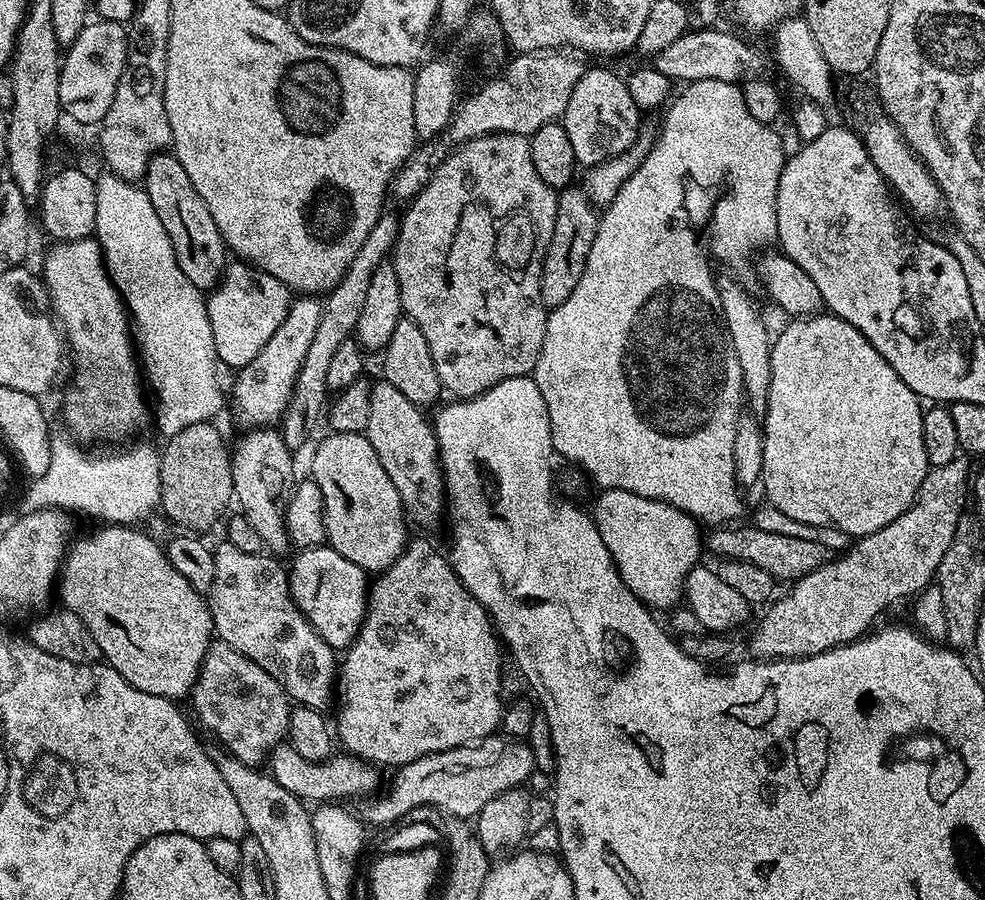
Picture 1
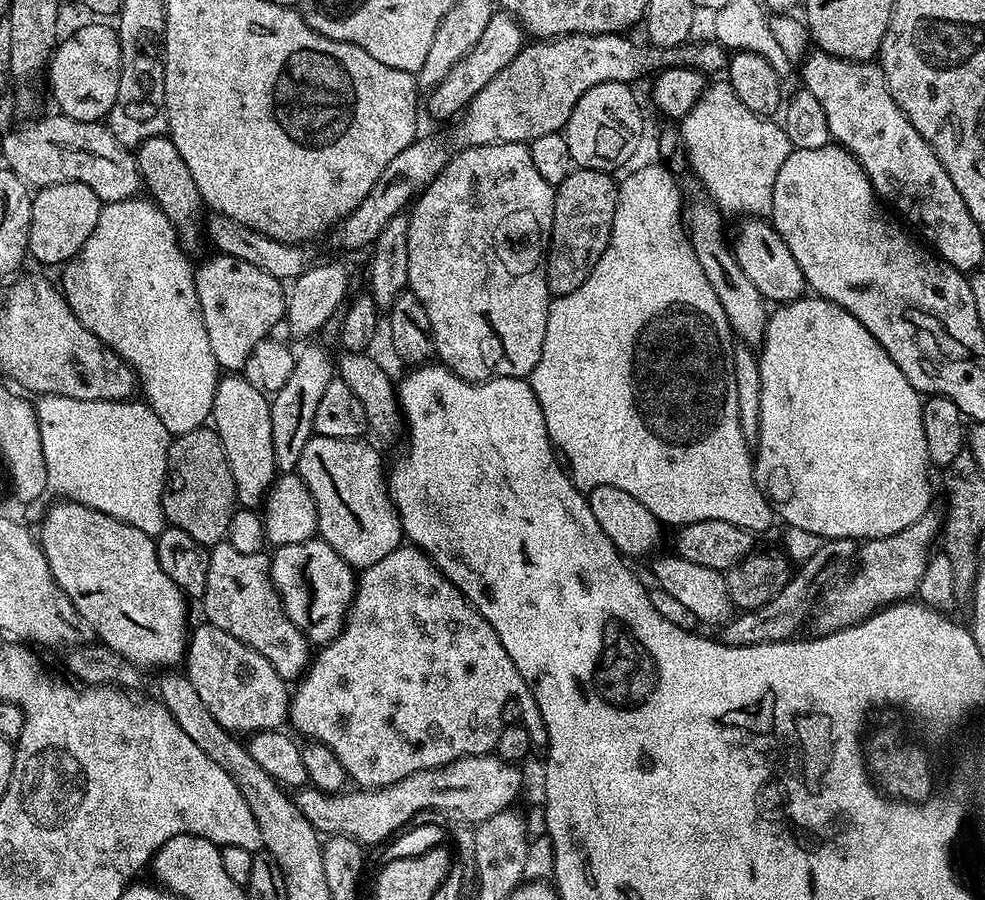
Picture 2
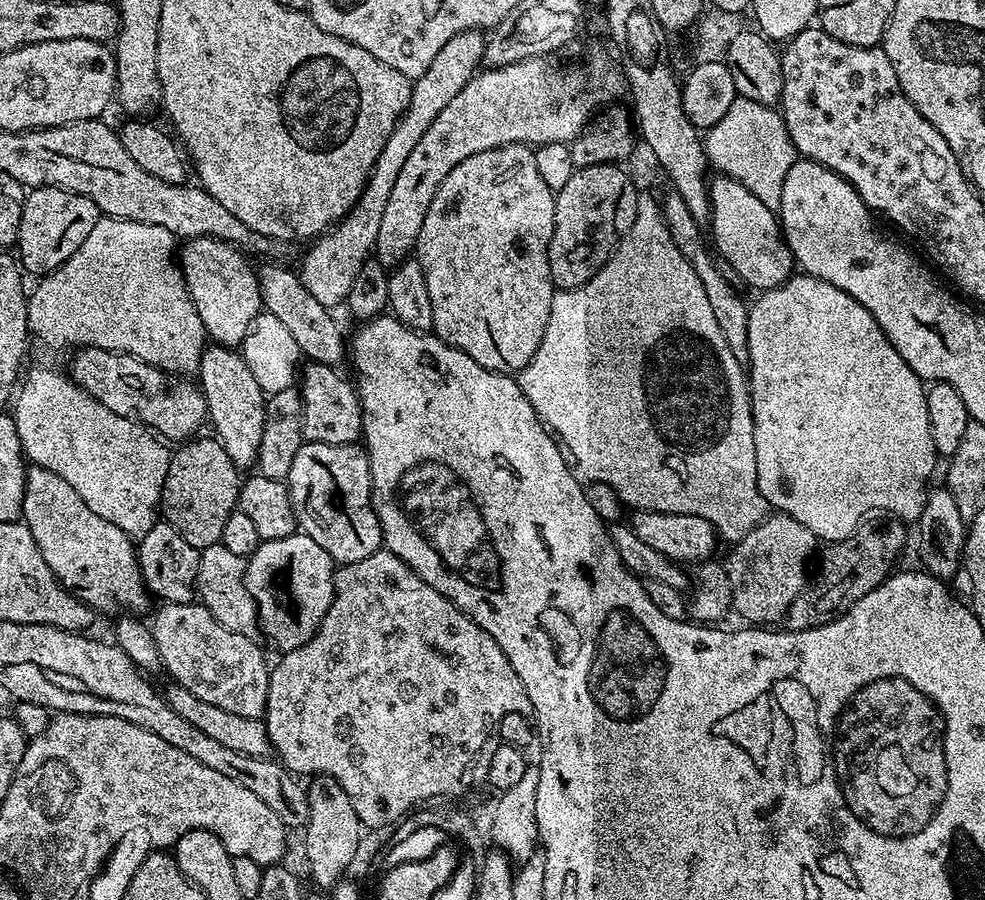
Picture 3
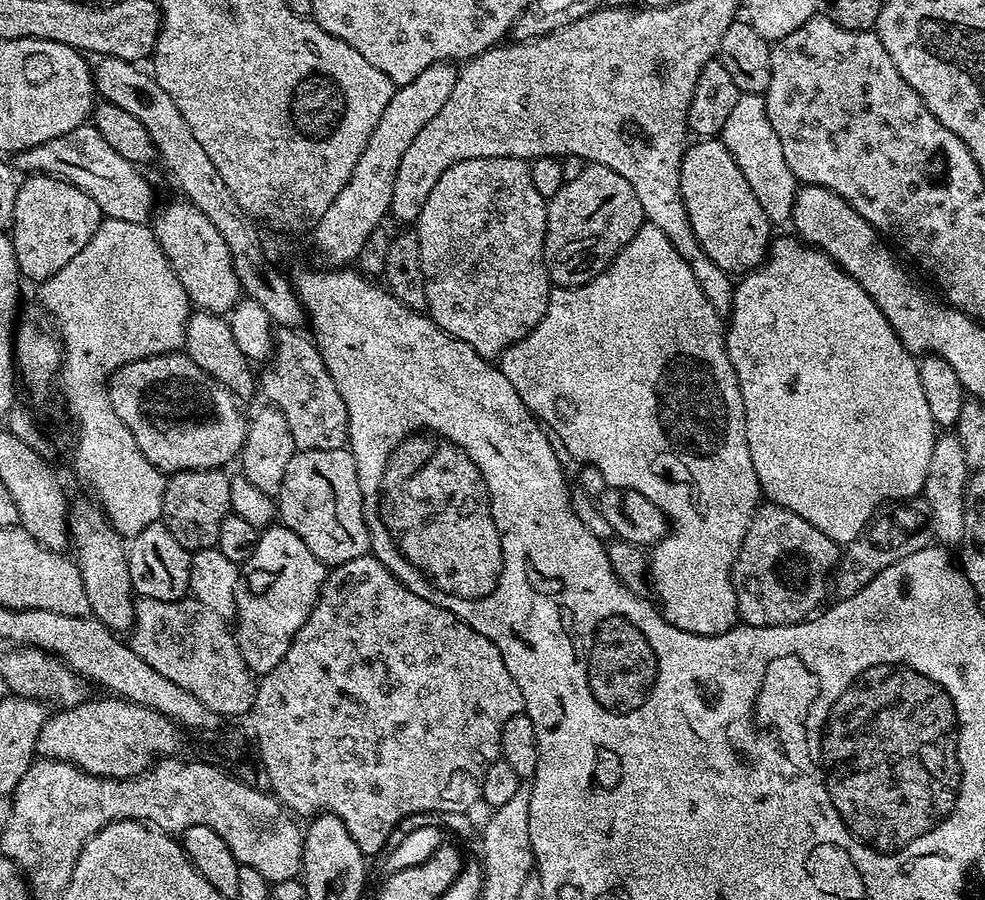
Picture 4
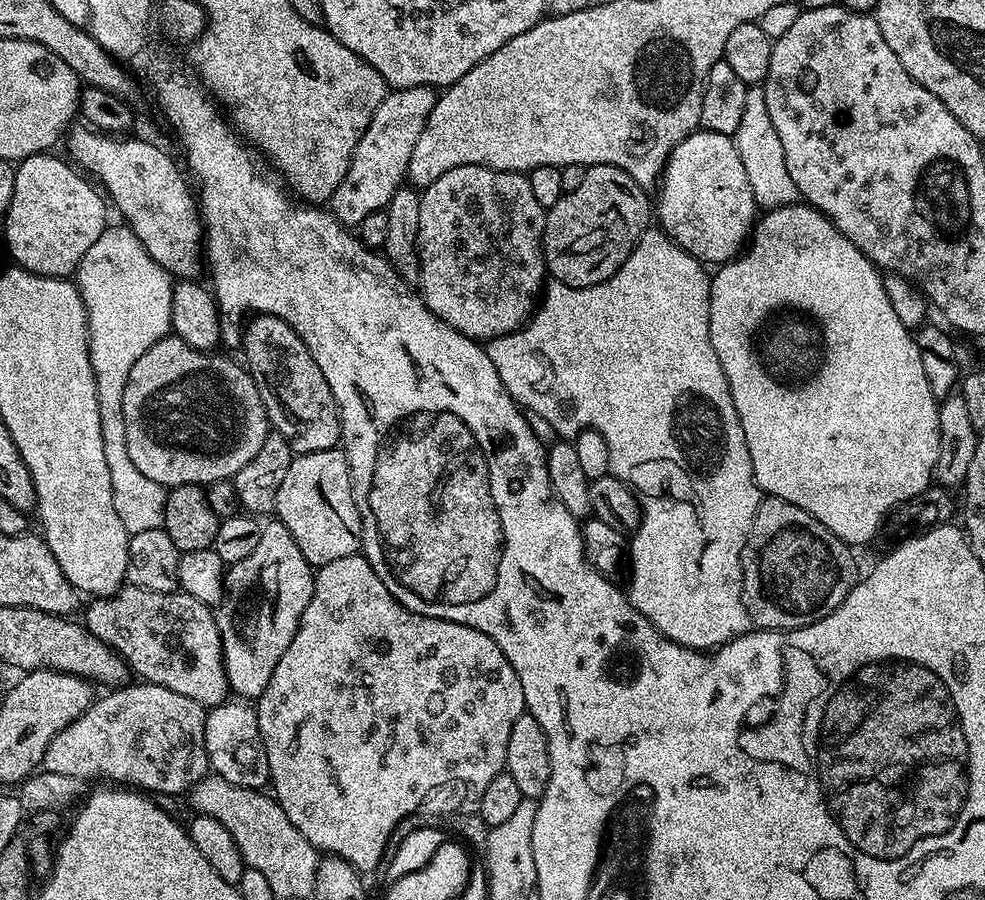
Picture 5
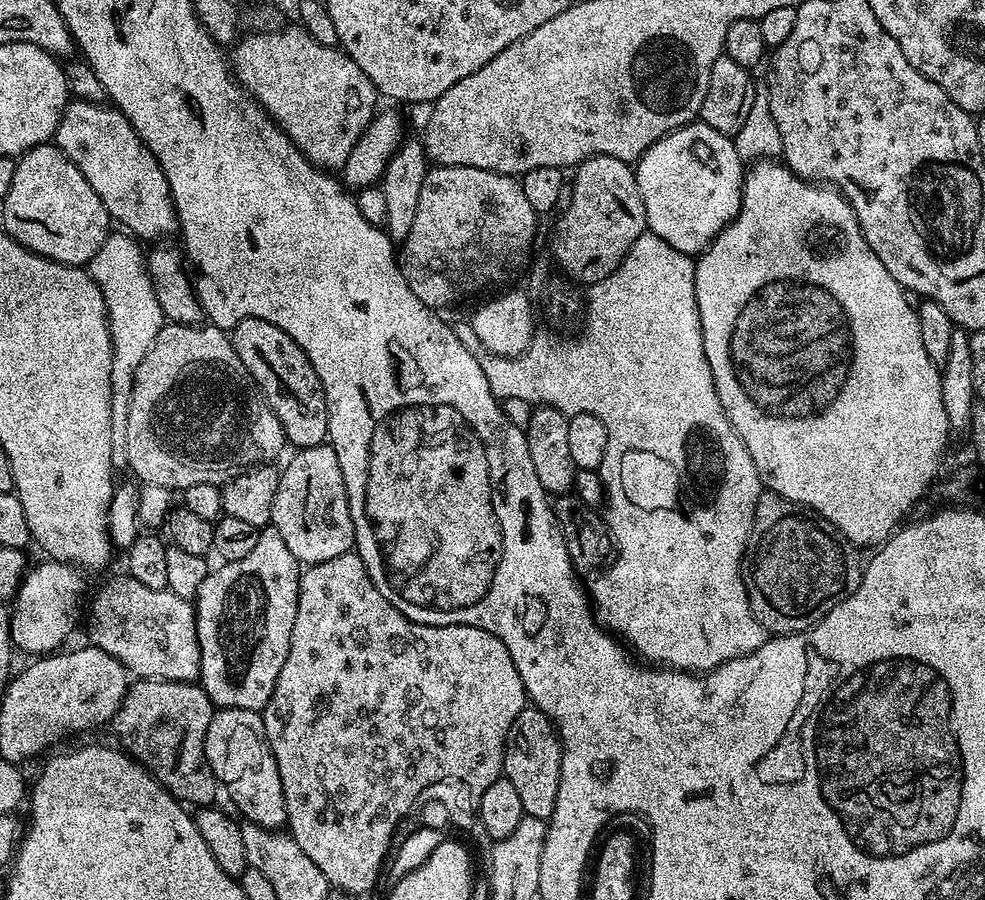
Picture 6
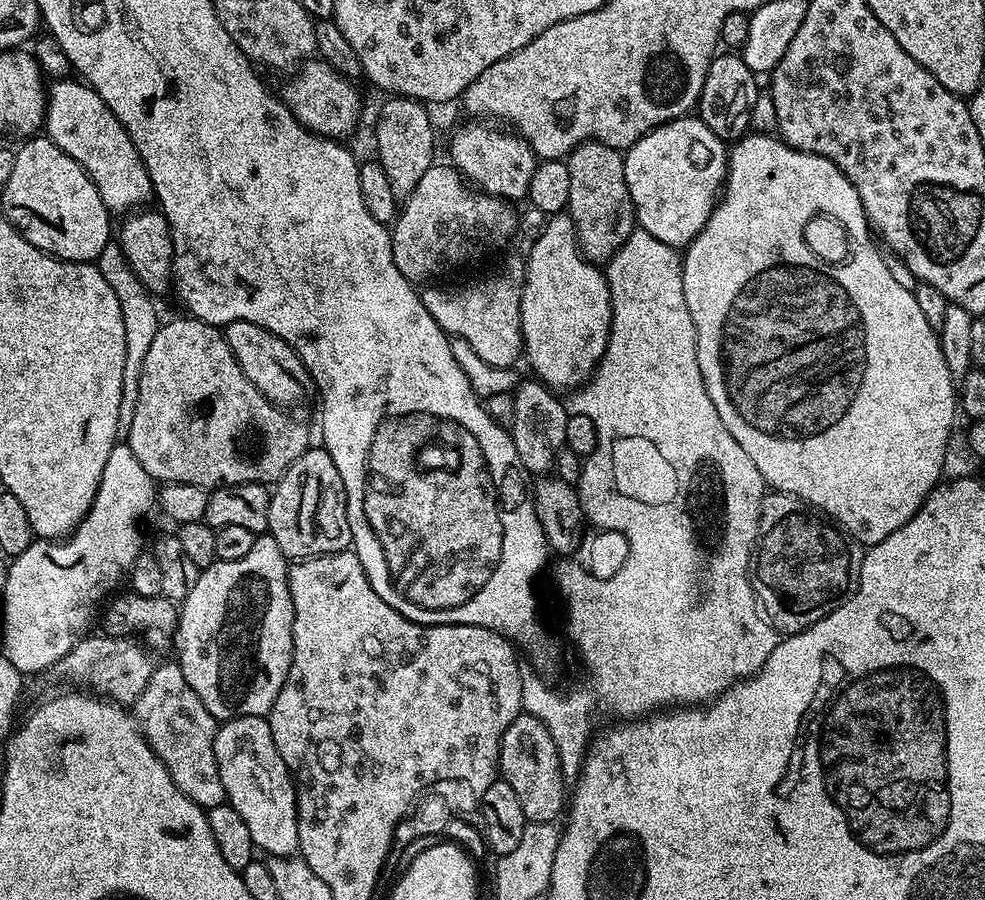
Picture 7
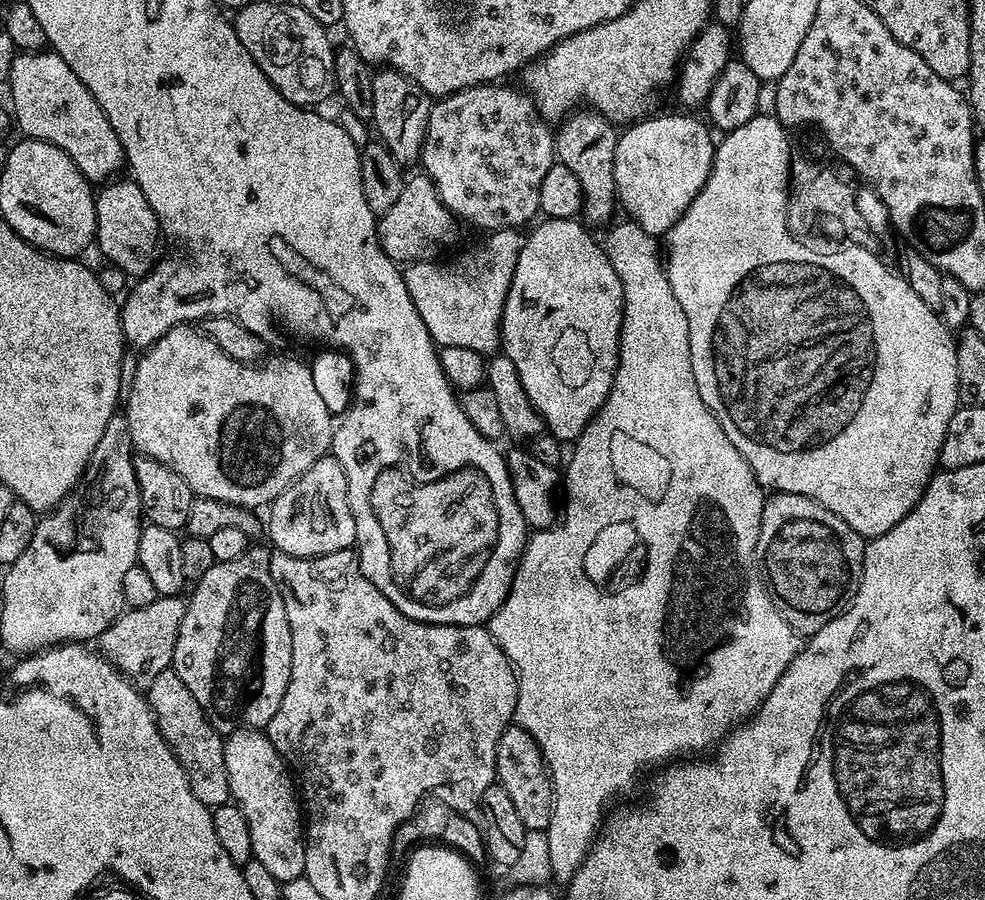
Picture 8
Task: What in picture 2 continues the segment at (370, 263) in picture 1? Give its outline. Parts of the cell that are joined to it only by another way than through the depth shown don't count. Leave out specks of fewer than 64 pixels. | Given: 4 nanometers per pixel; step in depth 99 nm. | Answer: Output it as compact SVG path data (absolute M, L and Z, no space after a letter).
M308 344L295 353L295 364L290 378L271 397L270 426L274 438L274 462L281 473L296 472L300 466L302 450L313 436L314 413L318 411L318 401L326 386L334 378L334 356L320 344Z

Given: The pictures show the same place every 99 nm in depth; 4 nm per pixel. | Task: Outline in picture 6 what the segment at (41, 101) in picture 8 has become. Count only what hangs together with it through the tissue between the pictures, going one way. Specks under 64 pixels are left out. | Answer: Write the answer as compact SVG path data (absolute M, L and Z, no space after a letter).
M73 99L64 107L54 143L82 170L94 194L102 198L109 217L115 223L117 220L121 229L141 241L151 242L163 241L177 231L176 207L172 204L166 174L162 174L162 166L158 166L154 154L150 154L134 126L115 106Z

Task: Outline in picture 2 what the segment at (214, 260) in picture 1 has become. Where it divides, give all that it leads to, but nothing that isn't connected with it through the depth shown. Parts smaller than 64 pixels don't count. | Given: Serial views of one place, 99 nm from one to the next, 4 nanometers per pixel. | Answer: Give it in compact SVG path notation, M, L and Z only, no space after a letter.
M167 134L155 136L142 142L139 148L135 149L134 155L146 192L148 188L147 195L164 211L166 218L170 218L170 222L176 228L181 248L189 254L195 254L200 248L200 243L203 245L206 240L202 231L202 216L200 220L202 201L198 186L194 186L194 178L182 159L182 154L178 154L178 146L174 146L172 137Z

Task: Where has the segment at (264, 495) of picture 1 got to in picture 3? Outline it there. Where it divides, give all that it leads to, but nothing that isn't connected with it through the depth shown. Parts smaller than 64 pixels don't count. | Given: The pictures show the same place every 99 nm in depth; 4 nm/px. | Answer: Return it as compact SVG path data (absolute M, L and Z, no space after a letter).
M220 344L205 347L198 369L199 387L204 393L208 407L208 420L215 439L230 454L230 462L238 470L252 468L256 462L258 446L264 429L265 392L259 388L257 379L236 348L223 348Z

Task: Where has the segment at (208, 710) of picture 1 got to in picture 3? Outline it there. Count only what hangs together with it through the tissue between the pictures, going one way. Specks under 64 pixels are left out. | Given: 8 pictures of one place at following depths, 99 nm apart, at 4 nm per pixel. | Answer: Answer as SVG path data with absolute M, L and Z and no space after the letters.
M164 602L159 607L156 617L150 620L150 627L163 671L168 671L175 683L186 686L186 690L202 702L210 702L210 706L222 706L222 710L242 714L242 718L261 719L268 697L270 660L264 657L257 641L251 636L226 630L226 626L214 619L210 610L199 602Z

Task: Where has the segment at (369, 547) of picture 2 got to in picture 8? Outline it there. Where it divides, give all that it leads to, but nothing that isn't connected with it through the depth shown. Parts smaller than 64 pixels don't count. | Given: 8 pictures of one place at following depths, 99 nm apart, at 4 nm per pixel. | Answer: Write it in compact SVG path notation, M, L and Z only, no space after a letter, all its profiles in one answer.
M331 454L314 462L314 466L310 466L302 473L286 491L278 494L278 498L272 501L267 512L266 536L268 532L269 538L272 539L271 547L275 551L285 552L291 556L321 556L330 554L334 550L352 548L356 543L354 514L350 510L350 498L348 497L348 479L342 466Z

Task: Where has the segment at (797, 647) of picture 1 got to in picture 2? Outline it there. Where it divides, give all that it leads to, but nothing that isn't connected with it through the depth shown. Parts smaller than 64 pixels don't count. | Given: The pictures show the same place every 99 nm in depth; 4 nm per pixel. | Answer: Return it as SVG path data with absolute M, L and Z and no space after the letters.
M927 514L918 518L912 526L906 526L906 530L898 530L898 534L863 541L859 545L860 561L856 564L856 573L849 580L841 579L833 583L823 593L814 612L815 631L823 634L849 628L890 604L898 604L915 597L934 548L932 539L935 536L937 539L941 528L941 517Z

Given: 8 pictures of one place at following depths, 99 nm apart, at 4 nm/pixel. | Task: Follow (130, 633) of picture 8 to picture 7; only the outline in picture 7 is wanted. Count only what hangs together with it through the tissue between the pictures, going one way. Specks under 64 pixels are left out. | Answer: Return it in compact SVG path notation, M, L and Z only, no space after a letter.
M89 634L77 642L60 661L54 665L54 672L81 684L81 689L91 690L101 697L107 698L121 706L135 705L136 699L146 690L146 682L150 682L154 661L153 653L143 643L126 636Z

